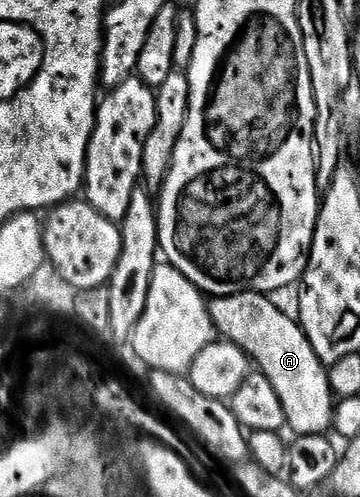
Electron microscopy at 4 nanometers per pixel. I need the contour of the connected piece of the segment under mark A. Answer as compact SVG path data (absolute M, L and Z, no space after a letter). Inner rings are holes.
M258 291L217 295L209 302L208 312L217 336L242 348L249 360L260 366L259 374L274 385L274 393L282 401L284 422L293 436L331 432L338 400L330 389L328 367L314 353L314 345L310 345L299 322L293 316L291 319L272 299L275 298Z

